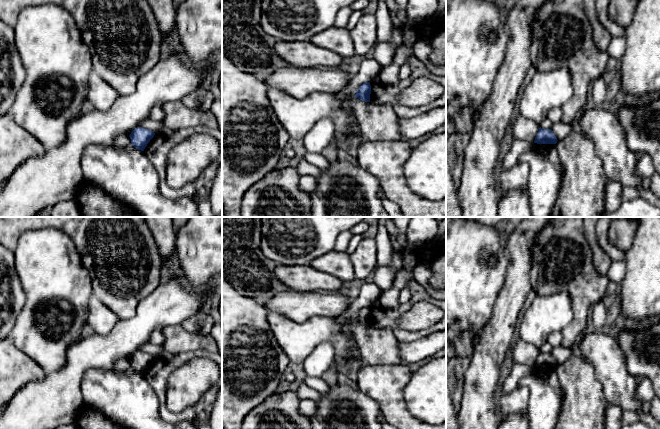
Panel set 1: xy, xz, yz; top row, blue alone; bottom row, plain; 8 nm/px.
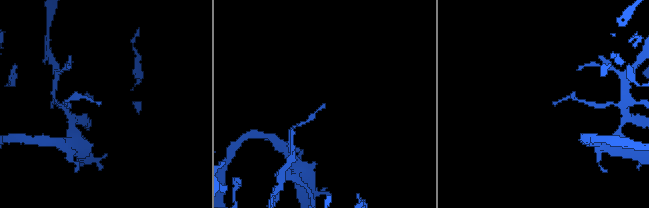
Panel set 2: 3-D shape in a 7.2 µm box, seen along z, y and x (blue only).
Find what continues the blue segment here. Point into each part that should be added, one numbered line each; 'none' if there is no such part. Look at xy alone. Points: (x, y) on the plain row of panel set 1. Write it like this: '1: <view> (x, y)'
none

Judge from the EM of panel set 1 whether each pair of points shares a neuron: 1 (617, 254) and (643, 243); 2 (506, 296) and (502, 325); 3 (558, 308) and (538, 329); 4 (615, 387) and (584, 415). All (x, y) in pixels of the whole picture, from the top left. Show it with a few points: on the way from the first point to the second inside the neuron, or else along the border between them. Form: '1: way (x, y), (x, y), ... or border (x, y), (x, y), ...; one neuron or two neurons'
1: border (624, 253), (625, 258); two neurons
2: way (506, 303), (504, 318); one neuron
3: way (553, 313), (542, 324); one neuron
4: border (595, 375), (602, 387), (603, 397), (607, 403); two neurons

